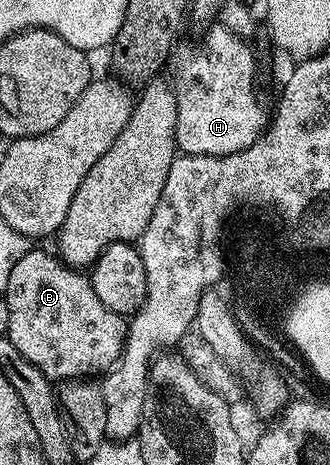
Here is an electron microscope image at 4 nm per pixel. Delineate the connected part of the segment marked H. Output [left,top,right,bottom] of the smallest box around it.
[173,25,268,155]

